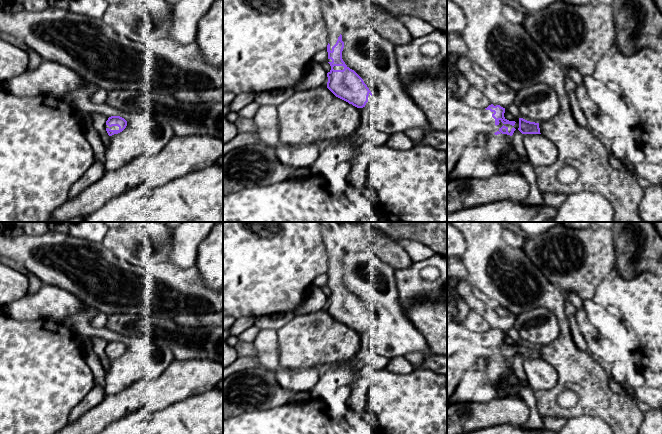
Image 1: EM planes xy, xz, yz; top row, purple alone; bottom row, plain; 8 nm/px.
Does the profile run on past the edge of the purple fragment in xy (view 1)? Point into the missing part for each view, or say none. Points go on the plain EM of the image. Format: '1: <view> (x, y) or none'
1: xy (113, 351)

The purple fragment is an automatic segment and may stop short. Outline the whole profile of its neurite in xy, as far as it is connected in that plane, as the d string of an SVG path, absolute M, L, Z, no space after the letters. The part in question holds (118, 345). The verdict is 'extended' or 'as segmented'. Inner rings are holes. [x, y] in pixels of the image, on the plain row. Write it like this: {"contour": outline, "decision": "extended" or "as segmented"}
{"contour": "M111 340L106 345L106 355L109 360L122 356L127 350L127 345L120 340Z", "decision": "extended"}

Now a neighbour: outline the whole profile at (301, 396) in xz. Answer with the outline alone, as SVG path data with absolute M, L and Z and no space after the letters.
M299 392L295 396L293 396L288 403L300 403L305 402L310 399L310 393L307 392Z

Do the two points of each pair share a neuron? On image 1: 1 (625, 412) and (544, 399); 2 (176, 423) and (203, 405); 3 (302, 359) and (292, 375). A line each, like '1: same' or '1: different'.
1: same
2: same
3: different

